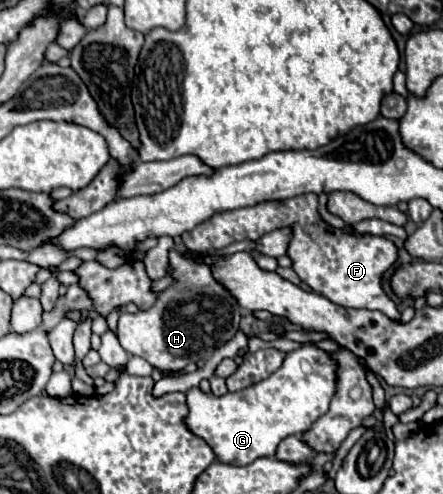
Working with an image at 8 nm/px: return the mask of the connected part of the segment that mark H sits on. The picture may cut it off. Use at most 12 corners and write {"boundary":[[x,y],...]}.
{"boundary":[[169,250],[177,282],[121,312],[125,352],[157,370],[205,362],[239,330],[209,266]]}

